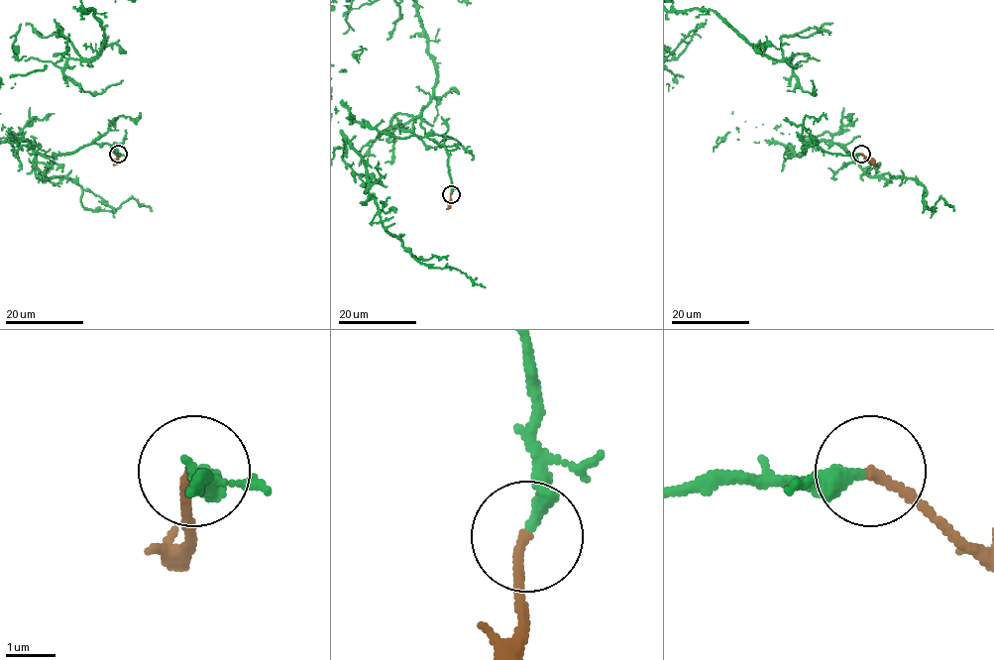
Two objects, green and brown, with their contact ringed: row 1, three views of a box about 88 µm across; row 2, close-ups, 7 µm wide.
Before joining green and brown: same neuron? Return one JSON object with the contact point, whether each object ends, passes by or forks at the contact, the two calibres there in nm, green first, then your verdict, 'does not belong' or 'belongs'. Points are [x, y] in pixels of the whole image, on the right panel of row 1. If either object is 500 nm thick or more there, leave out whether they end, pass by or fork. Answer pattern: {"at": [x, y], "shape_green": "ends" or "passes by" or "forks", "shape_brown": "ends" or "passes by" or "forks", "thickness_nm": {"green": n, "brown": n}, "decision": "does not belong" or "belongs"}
{"at": [861, 154], "shape_green": "ends", "shape_brown": "ends", "thickness_nm": {"green": 320, "brown": 190}, "decision": "belongs"}

